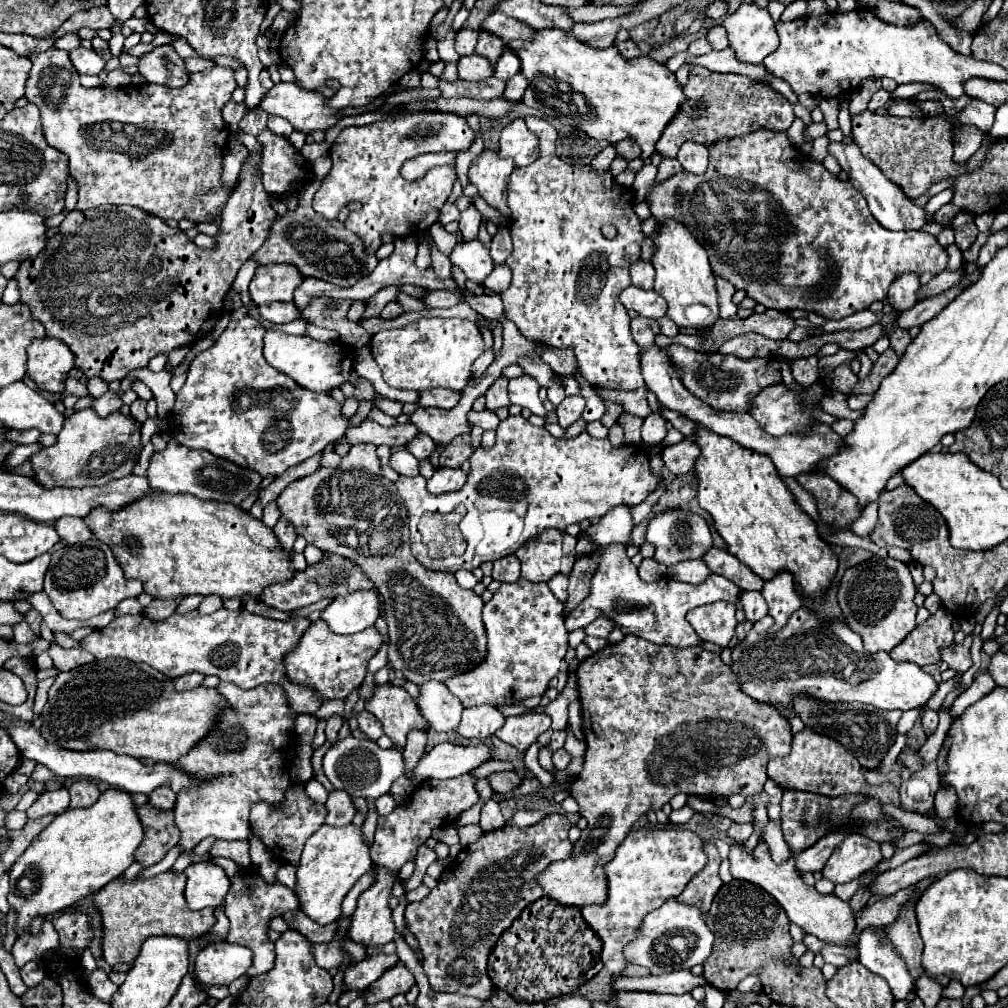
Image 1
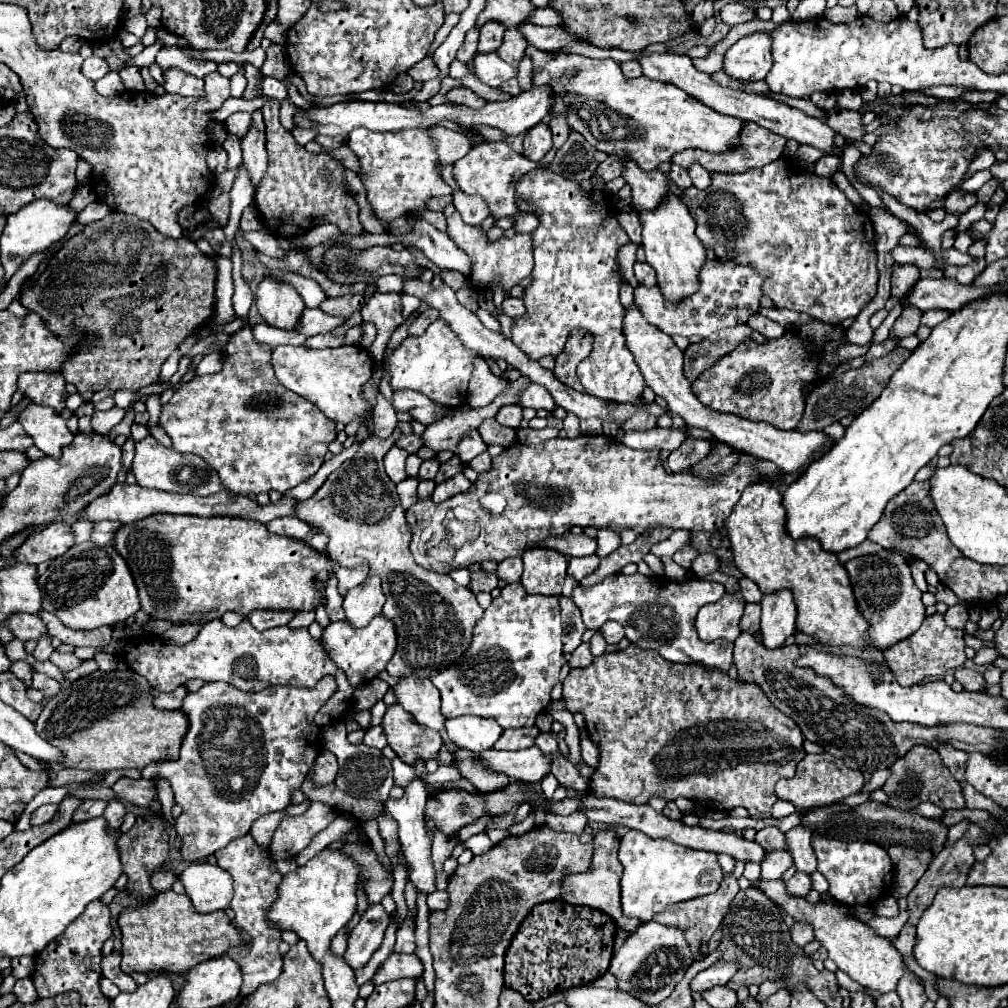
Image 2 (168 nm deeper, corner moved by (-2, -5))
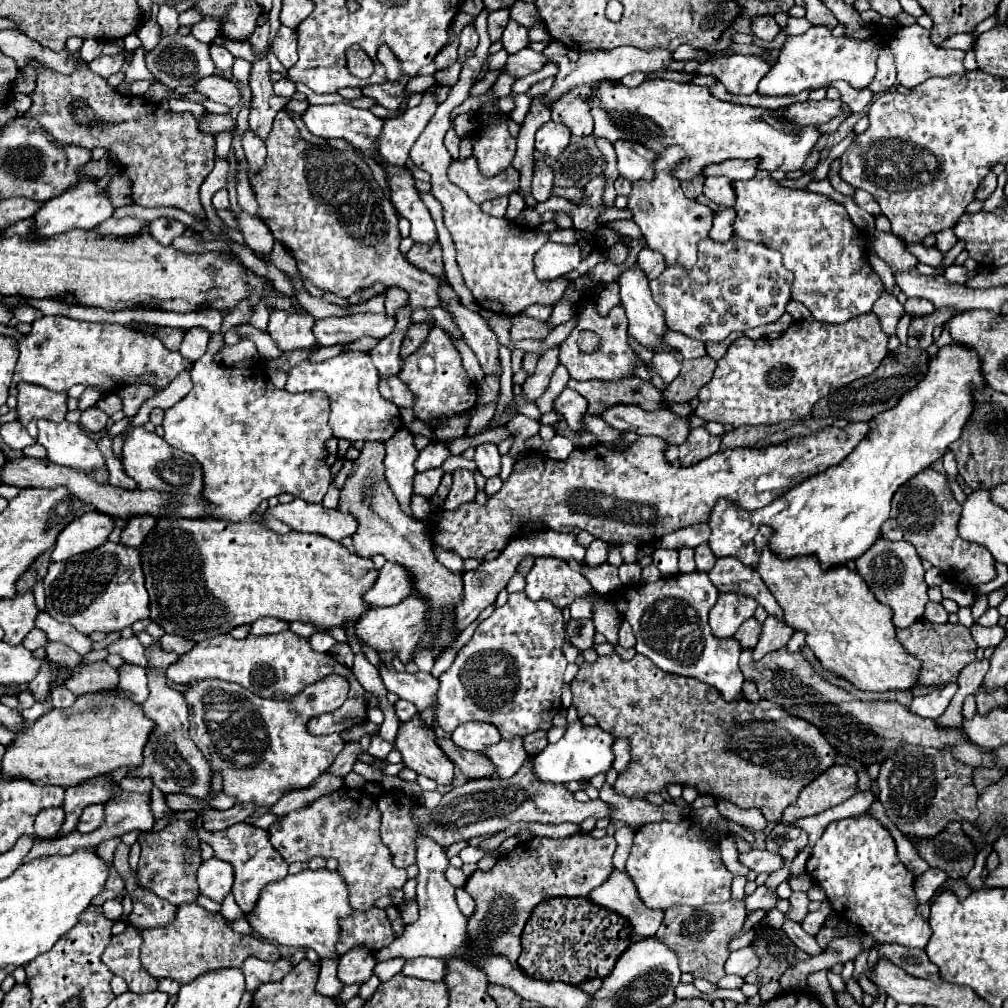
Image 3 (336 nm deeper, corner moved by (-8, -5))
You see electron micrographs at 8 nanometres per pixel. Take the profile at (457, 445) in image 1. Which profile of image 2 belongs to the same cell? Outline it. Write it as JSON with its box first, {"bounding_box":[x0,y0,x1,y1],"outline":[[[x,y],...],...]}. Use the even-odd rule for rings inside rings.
{"bounding_box":[434,454,464,484],"outline":[[[454,454],[448,462],[444,462],[444,464],[440,464],[440,470],[438,470],[438,474],[436,474],[436,478],[434,478],[434,482],[436,484],[440,484],[442,480],[448,480],[448,478],[452,478],[452,476],[456,476],[456,474],[460,474],[464,470],[464,464],[462,464],[462,460]]]}

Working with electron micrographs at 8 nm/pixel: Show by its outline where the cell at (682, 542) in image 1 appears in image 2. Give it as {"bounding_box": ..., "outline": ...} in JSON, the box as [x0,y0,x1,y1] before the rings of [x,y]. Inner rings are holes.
{"bounding_box":[672,544,698,568],"outline":[[[684,544],[678,552],[674,552],[672,554],[672,560],[676,562],[676,564],[680,564],[682,568],[690,568],[690,564],[692,564],[692,560],[698,556],[698,550],[692,546],[692,544]]]}

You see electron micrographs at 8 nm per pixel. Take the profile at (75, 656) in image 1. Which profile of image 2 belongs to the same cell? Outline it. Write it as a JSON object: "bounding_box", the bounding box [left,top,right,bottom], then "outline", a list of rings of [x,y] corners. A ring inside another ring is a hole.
{"bounding_box":[50,652,82,672],"outline":[[[54,652],[50,656],[50,662],[56,664],[62,672],[70,672],[70,670],[74,670],[74,668],[78,668],[82,664],[82,660],[76,658],[74,654],[60,654],[60,652]]]}

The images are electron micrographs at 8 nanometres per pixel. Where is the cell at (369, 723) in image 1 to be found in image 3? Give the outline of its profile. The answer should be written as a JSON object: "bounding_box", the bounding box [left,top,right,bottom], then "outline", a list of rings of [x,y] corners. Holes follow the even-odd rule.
{"bounding_box":[368,736,394,760],"outline":[[[376,736],[376,738],[372,738],[372,744],[370,744],[370,748],[368,748],[368,754],[372,754],[374,758],[380,758],[380,760],[386,760],[386,756],[388,756],[388,752],[392,750],[394,746],[390,744],[390,742],[386,742],[386,740],[382,740],[380,736]]]}

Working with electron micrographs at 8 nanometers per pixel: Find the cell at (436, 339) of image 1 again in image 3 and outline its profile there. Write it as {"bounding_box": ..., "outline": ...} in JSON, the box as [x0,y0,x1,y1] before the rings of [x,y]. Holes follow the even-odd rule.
{"bounding_box":[398,326,476,424],"outline":[[[434,326],[430,330],[426,342],[404,360],[398,378],[414,394],[412,410],[414,410],[416,420],[422,420],[426,424],[440,416],[452,418],[452,416],[468,412],[476,406],[476,390],[462,366],[460,352],[454,348],[452,340],[444,334],[444,330],[440,326]]]}

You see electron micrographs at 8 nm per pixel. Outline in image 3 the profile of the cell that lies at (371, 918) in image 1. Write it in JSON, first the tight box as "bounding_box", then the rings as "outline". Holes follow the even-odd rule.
{"bounding_box":[338,946,376,986],"outline":[[[360,946],[360,948],[350,950],[348,954],[340,956],[338,980],[344,986],[366,982],[372,976],[374,966],[376,966],[376,962],[372,962],[372,954],[368,954],[368,950],[364,950],[364,946]]]}

